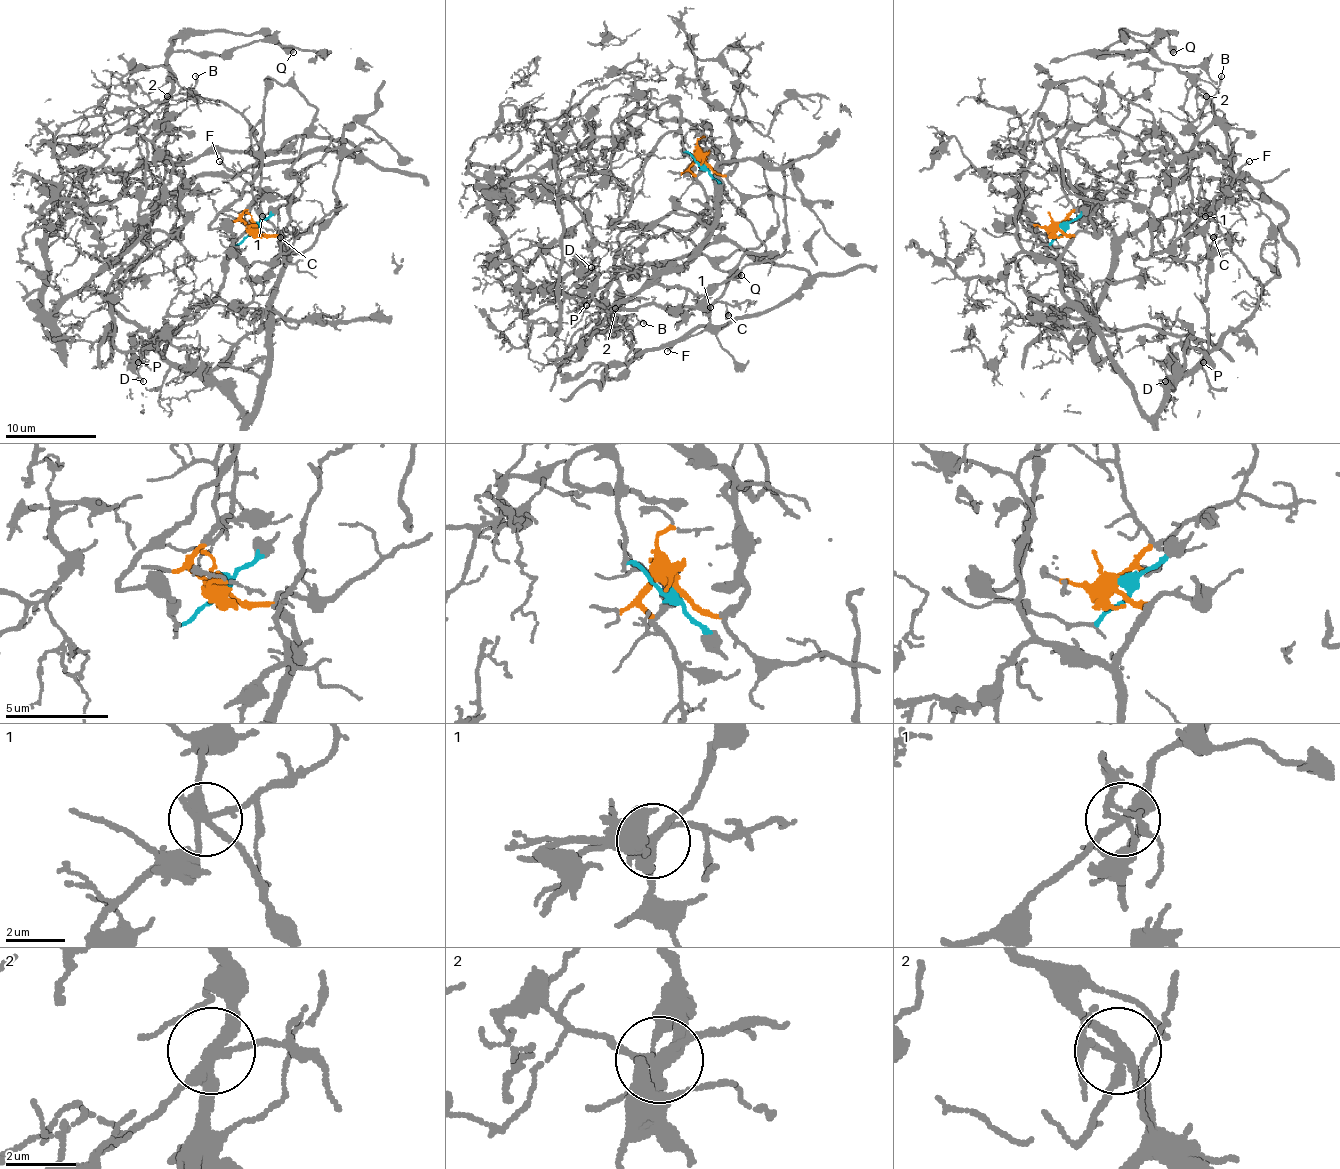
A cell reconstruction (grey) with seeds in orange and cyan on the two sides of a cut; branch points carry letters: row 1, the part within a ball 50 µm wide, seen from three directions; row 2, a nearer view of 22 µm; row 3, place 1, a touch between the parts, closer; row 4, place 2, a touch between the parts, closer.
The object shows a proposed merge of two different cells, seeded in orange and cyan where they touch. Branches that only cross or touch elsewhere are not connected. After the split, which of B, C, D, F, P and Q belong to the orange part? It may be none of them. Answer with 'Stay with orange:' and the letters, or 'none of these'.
Stay with orange: C, D, P

